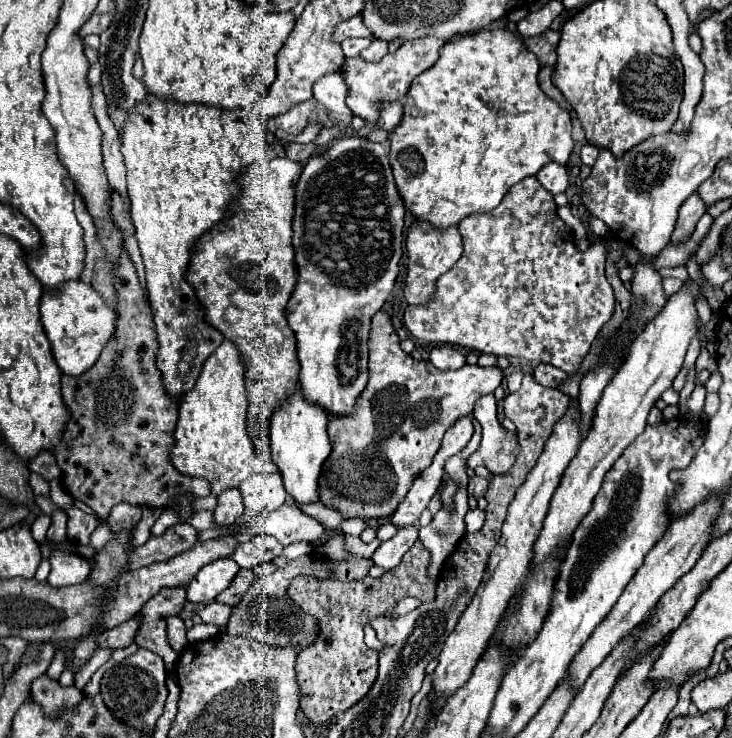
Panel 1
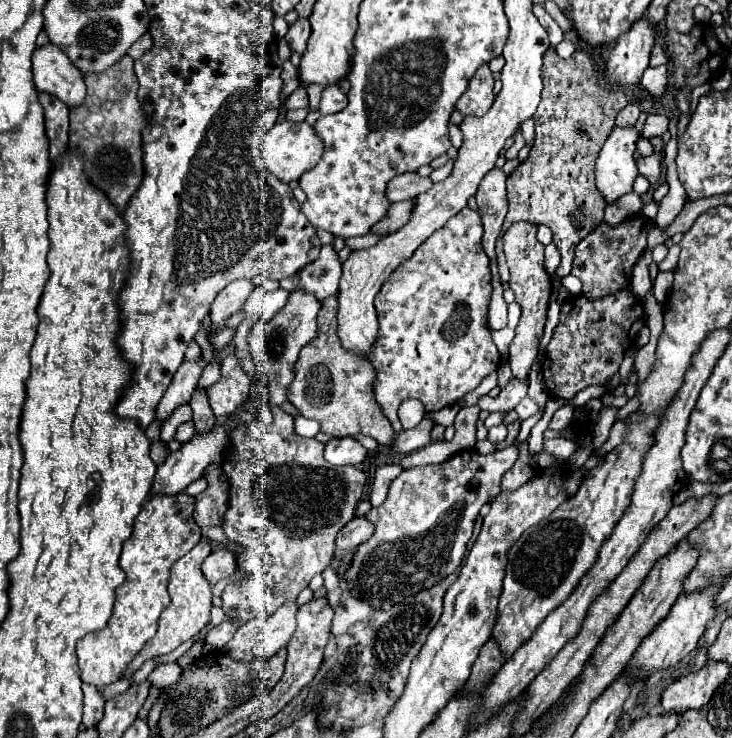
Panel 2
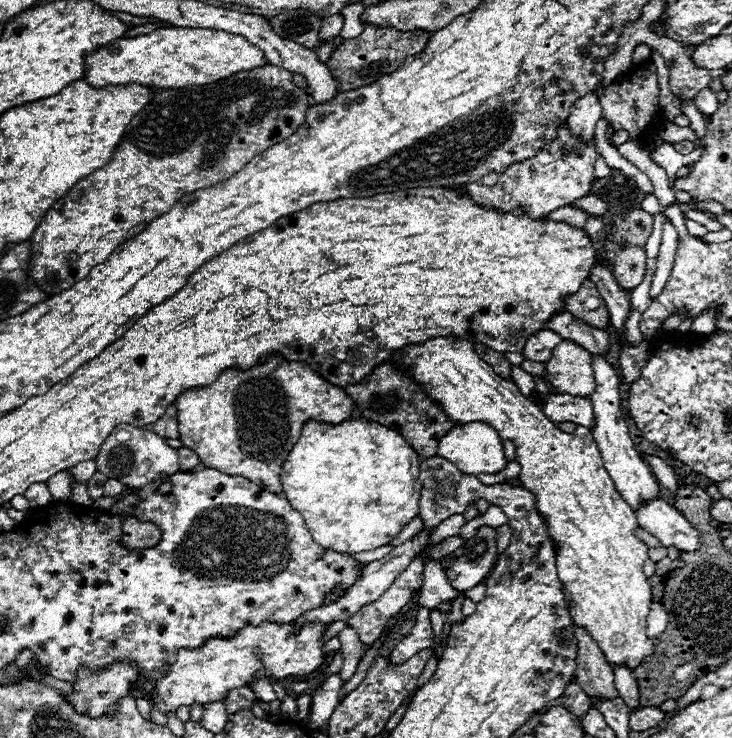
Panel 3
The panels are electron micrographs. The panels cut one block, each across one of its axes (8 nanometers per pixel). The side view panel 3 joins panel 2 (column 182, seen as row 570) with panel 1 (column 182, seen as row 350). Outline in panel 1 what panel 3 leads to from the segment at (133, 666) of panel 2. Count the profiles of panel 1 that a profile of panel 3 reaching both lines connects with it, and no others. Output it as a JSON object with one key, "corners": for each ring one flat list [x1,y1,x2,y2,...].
{"corners":[[224,340,204,362,194,388,190,392,186,392,180,400,180,416,178,416,178,424,174,430,176,444,170,454,174,468,184,476,208,480,214,496,218,496,218,492,222,492,222,490,238,488,238,484,242,480,246,480,248,476,276,474,276,472,272,472,272,468,270,468,270,472,266,472,266,468,270,467,268,462,256,454,252,440,246,434,246,408,248,408,248,400,246,400,246,388,244,388,242,358,240,358,238,348,232,342]]}

